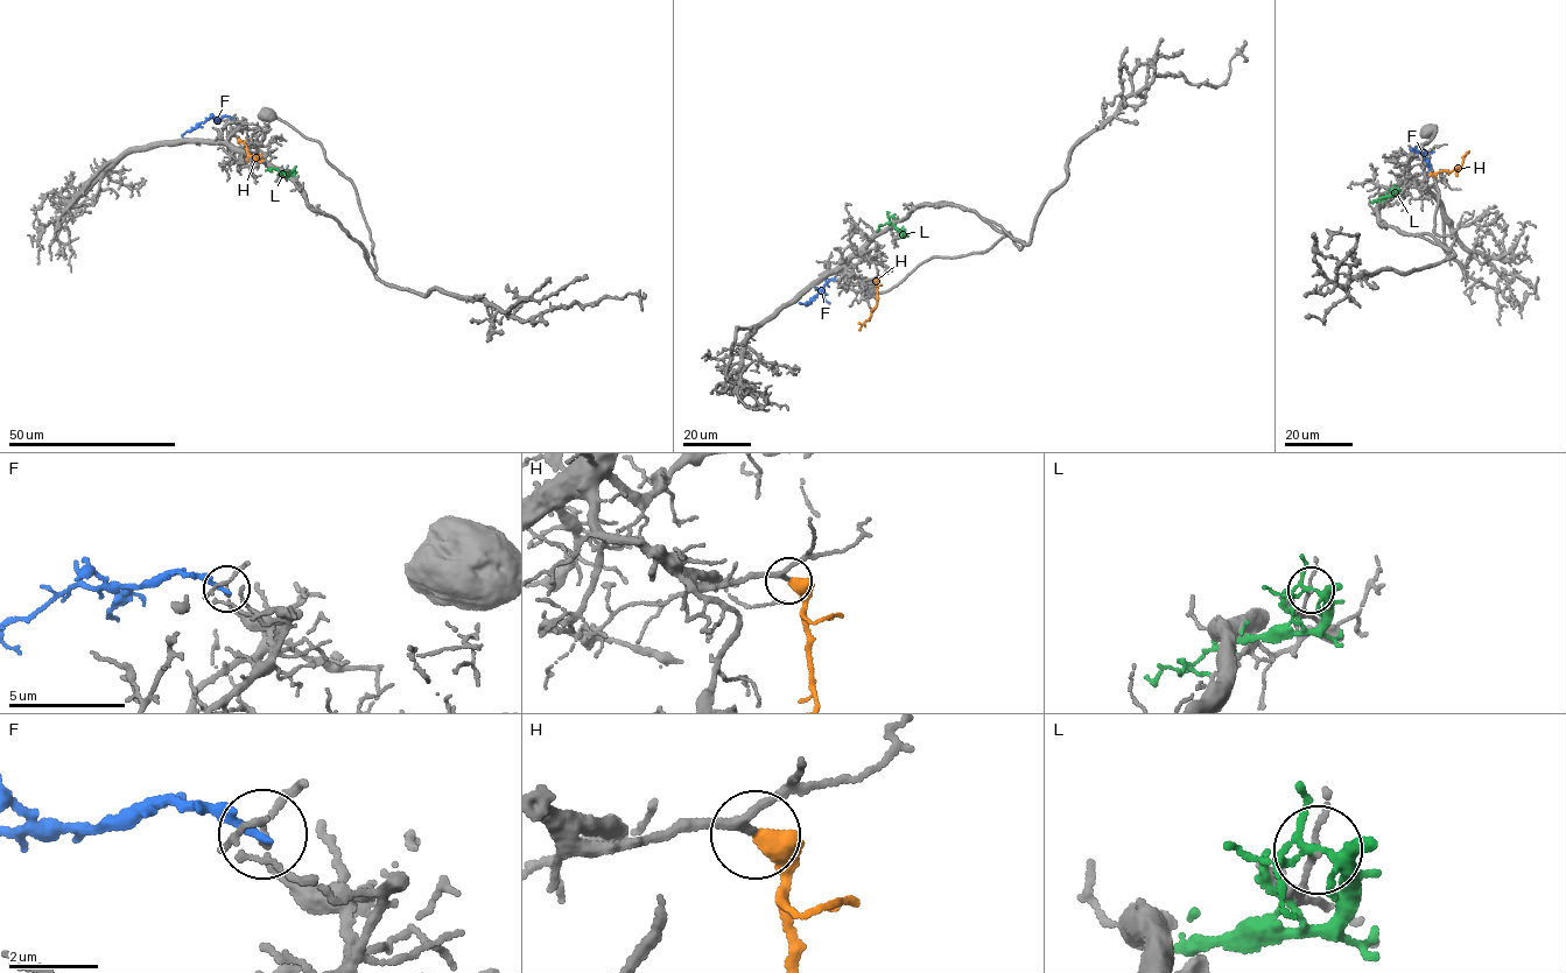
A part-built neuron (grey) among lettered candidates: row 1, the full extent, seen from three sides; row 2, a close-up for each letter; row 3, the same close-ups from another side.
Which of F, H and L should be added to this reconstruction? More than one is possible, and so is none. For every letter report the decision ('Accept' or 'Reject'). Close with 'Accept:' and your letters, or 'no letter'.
F: Reject
H: Accept
L: Reject
Accept: H

